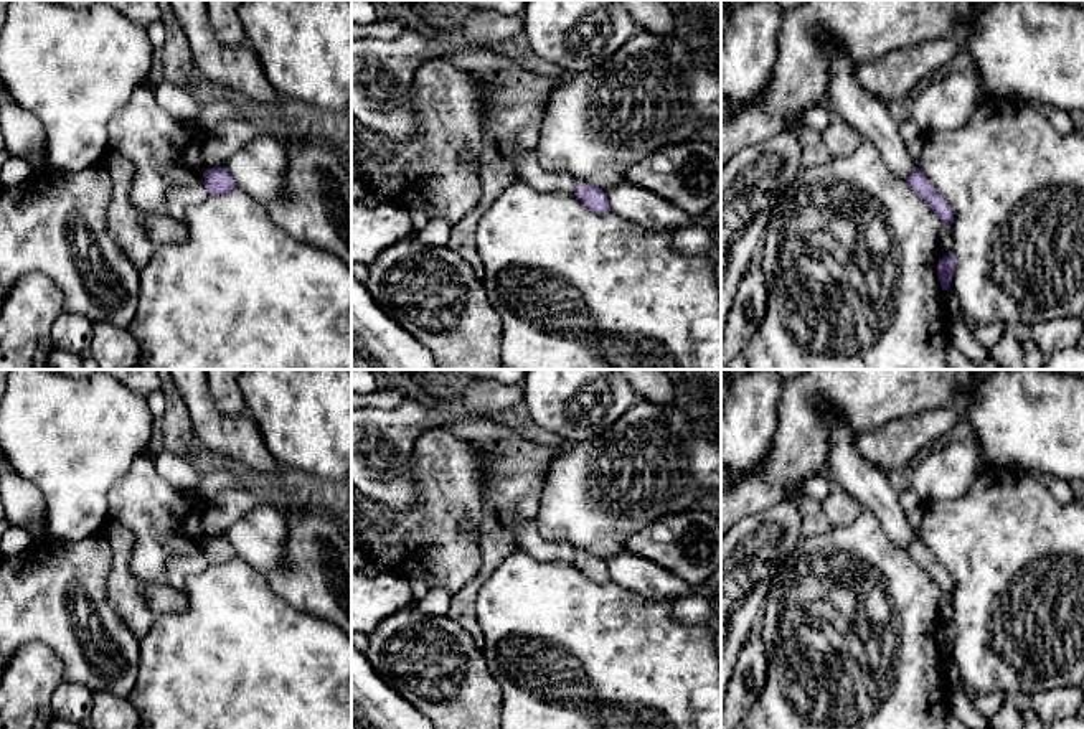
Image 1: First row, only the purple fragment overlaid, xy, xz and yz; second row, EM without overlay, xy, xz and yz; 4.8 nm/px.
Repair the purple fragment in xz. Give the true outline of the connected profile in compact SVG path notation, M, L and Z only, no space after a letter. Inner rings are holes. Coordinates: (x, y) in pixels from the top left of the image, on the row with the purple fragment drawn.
M576 183L574 196L596 213L610 211L607 195L592 185Z

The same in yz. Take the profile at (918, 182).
M919 168L906 178L906 183L921 200L931 206L940 221L949 224L954 223L954 213L945 198L934 188L934 185Z

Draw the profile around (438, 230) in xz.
M442 216L431 218L427 224L417 231L416 239L429 246L447 246L450 226Z

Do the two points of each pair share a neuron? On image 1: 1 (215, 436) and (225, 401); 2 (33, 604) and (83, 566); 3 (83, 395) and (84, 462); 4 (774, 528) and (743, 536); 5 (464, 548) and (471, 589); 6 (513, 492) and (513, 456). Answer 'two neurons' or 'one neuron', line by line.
1: two neurons
2: one neuron
3: one neuron
4: one neuron
5: two neurons
6: one neuron

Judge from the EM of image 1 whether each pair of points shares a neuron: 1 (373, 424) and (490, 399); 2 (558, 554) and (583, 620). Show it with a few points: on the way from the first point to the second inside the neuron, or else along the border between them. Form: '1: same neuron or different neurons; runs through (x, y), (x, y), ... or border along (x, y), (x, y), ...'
1: same neuron; runs through (403, 424), (411, 418), (461, 408)
2: different neurons; border along (525, 551), (542, 561), (573, 564)

